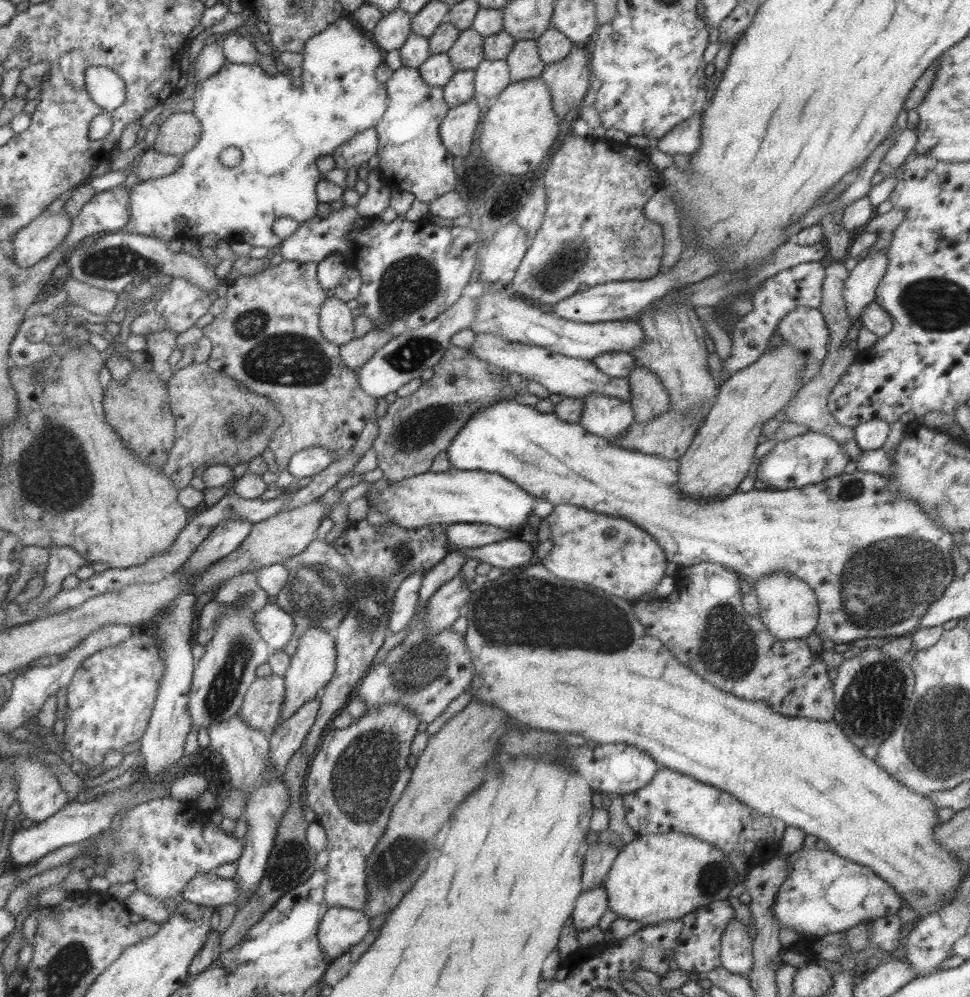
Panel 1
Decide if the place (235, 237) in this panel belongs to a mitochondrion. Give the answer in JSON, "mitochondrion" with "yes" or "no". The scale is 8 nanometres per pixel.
{"mitochondrion":"no"}

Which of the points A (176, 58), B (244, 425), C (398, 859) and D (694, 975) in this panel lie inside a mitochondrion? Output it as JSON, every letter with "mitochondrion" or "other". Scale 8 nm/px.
{"A":"other","B":"mitochondrion","C":"mitochondrion","D":"other"}

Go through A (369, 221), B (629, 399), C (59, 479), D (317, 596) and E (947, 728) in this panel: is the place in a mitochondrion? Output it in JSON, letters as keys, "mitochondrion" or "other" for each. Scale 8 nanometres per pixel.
{"A":"other","B":"other","C":"mitochondrion","D":"mitochondrion","E":"mitochondrion"}

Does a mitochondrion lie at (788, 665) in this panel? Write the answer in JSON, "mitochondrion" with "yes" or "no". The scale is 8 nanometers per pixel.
{"mitochondrion":"no"}

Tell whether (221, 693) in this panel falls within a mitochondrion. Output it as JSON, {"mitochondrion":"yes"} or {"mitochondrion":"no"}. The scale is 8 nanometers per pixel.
{"mitochondrion":"yes"}

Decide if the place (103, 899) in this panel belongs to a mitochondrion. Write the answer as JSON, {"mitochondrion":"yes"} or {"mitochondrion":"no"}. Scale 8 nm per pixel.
{"mitochondrion":"no"}

